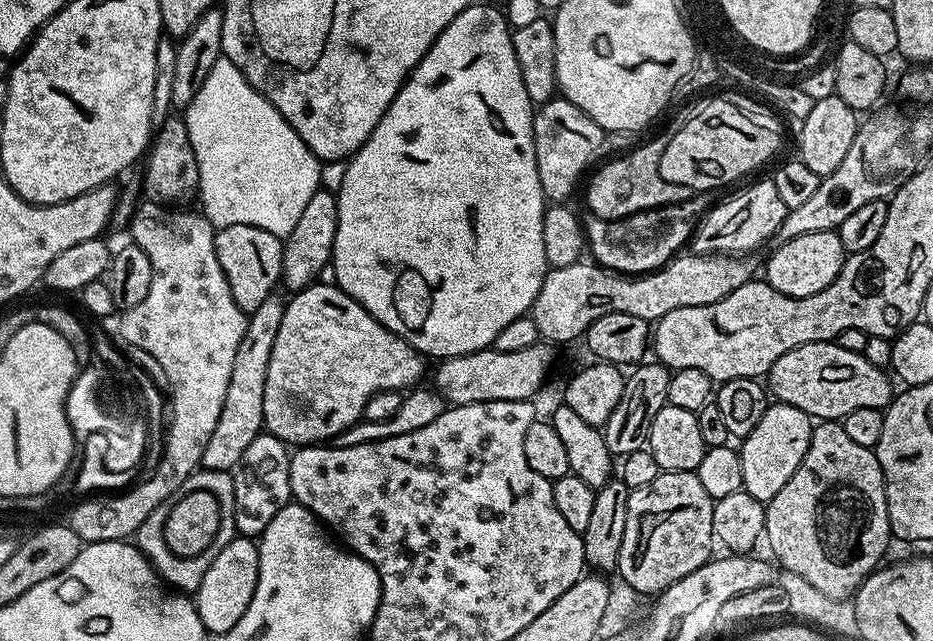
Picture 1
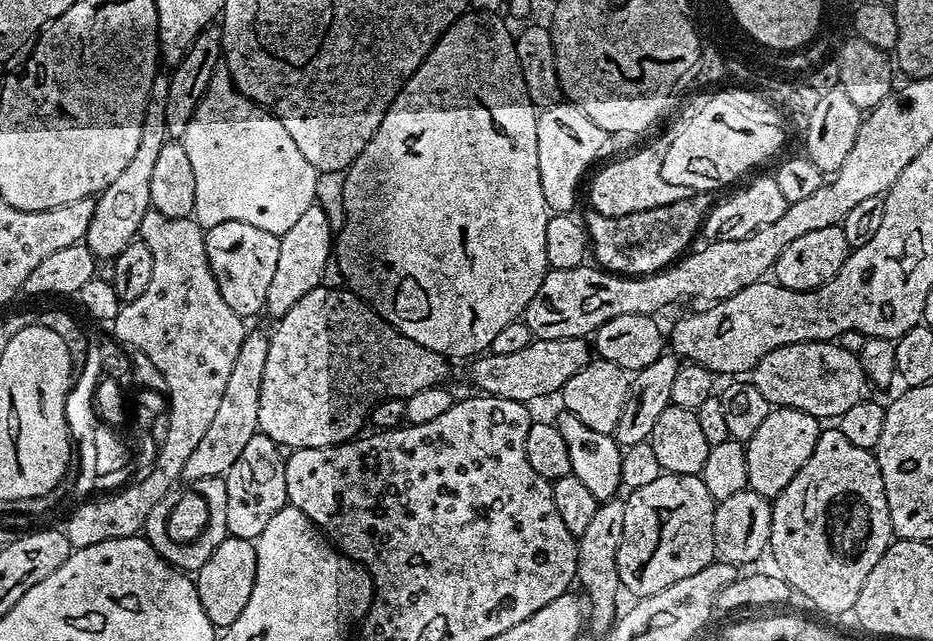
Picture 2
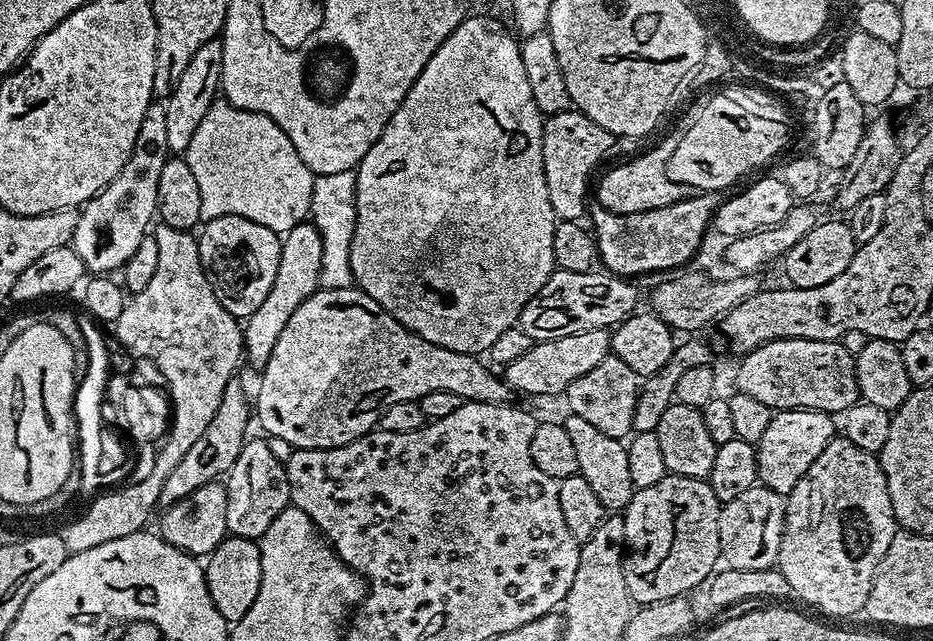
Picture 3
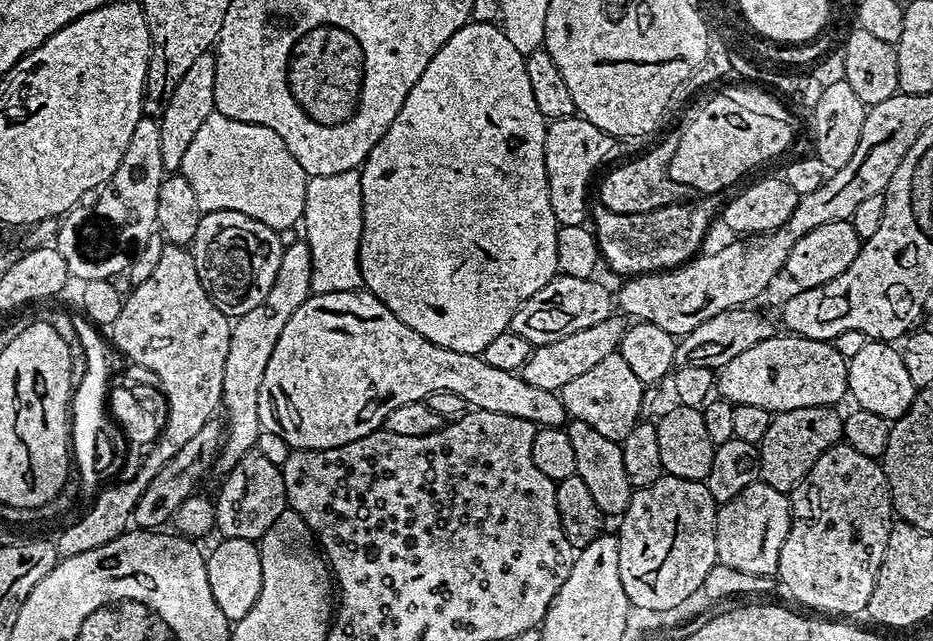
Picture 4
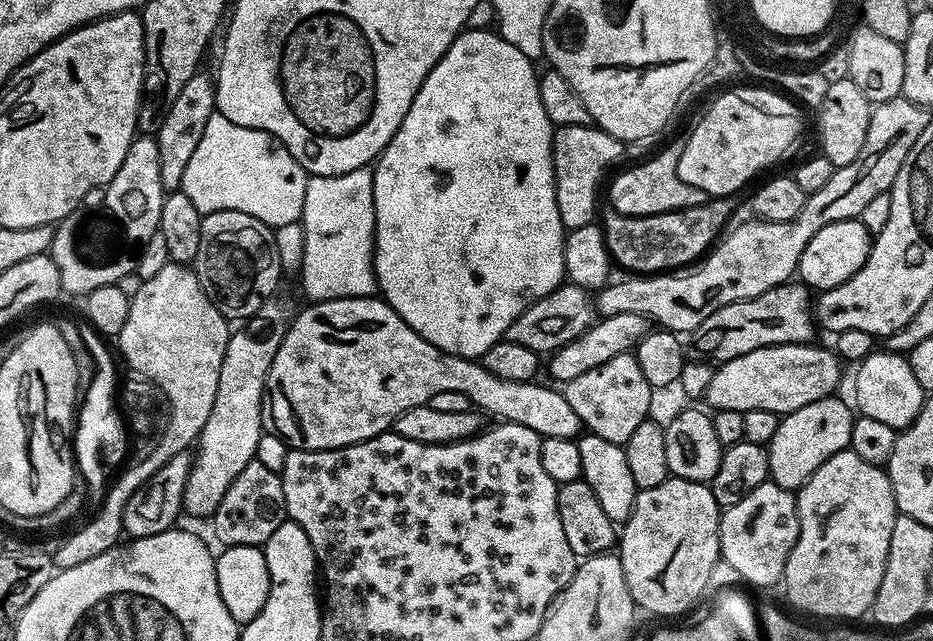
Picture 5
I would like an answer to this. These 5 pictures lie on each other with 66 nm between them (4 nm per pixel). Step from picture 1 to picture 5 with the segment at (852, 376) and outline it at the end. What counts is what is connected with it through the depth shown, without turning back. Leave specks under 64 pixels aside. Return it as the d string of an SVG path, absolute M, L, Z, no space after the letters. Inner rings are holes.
M815 343L779 344L766 346L758 350L750 350L750 354L742 354L733 360L725 360L716 368L714 378L710 378L710 386L706 397L709 409L738 410L746 413L750 410L770 410L777 414L787 414L794 410L802 410L802 406L810 406L810 402L818 402L822 398L833 395L840 384L840 367L842 361L835 351L815 348Z

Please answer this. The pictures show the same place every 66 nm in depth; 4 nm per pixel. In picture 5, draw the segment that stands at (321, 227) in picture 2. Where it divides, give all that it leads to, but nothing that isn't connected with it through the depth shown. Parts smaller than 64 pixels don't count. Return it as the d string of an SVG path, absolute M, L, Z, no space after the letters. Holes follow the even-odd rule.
M273 298L253 316L248 317L241 332L233 331L228 338L226 354L222 358L222 370L218 374L218 394L214 394L214 410L202 426L198 447L194 452L192 469L186 478L183 511L192 516L210 518L218 510L226 490L251 460L257 459L260 448L260 436L264 432L262 422L262 402L264 401L264 383L270 370L278 346L290 324L290 312L280 301Z

